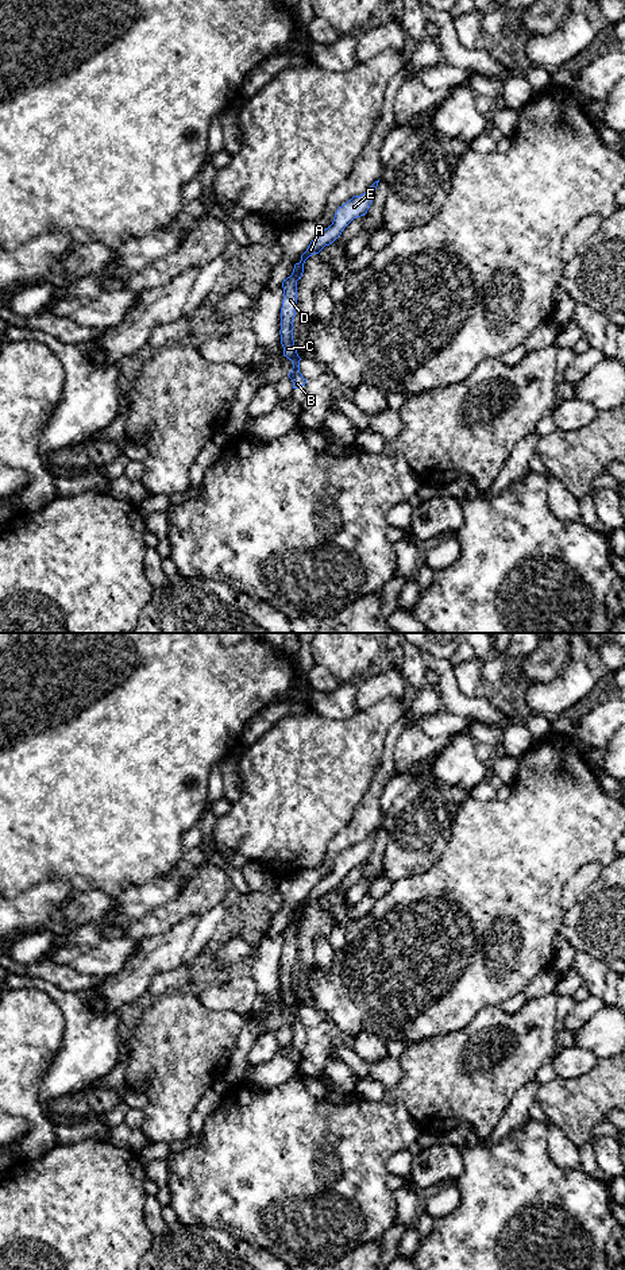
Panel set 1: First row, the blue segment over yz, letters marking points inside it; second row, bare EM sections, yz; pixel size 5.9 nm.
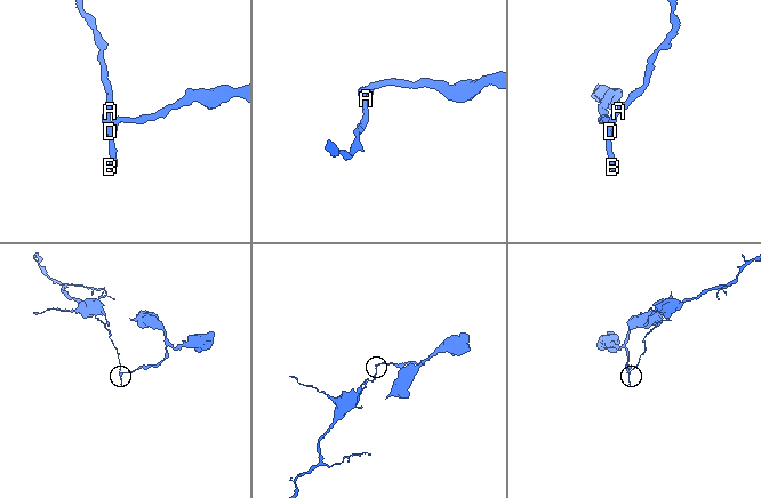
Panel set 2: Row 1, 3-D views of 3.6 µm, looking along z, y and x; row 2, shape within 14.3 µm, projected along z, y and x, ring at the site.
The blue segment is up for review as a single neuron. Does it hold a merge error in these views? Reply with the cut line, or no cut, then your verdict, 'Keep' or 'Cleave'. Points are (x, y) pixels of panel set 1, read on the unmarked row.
Split along yz (289, 925), (296, 935). Cleave

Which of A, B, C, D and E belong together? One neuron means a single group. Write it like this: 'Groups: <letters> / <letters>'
Groups: A E / B C D

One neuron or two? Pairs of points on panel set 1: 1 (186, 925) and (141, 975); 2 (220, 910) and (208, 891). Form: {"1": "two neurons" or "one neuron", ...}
{"1": "one neuron", "2": "two neurons"}

